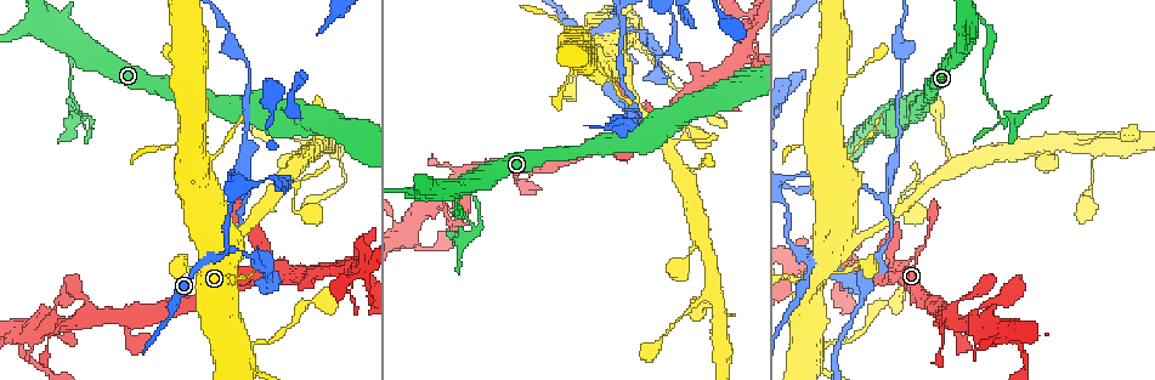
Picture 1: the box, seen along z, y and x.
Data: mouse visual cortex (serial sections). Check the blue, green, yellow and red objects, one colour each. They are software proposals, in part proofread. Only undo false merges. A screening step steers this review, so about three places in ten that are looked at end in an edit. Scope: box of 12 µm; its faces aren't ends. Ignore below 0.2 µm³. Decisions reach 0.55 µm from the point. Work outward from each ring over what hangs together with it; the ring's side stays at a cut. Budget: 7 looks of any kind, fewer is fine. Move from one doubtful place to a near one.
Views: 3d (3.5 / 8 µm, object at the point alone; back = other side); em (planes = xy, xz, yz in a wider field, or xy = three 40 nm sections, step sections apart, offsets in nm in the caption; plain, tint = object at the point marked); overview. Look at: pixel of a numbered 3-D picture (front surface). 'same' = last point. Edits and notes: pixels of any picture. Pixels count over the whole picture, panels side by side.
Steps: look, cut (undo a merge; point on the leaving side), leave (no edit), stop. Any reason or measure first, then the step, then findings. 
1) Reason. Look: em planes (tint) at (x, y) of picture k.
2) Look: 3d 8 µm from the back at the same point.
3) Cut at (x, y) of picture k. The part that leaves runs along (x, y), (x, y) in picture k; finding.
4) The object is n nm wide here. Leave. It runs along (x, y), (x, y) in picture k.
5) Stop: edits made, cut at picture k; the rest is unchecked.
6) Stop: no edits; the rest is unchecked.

Thin neck. Look: 3d 3.5 µm at (224, 255) of picture 1.

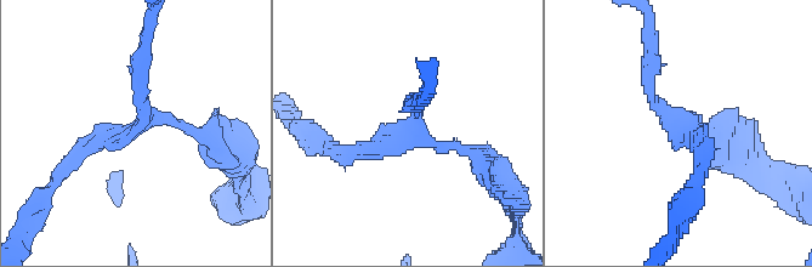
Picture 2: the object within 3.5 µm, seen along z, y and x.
Shape alone is not enough. Look: em xy step 2 (tint) at (137, 130) of picture 2.

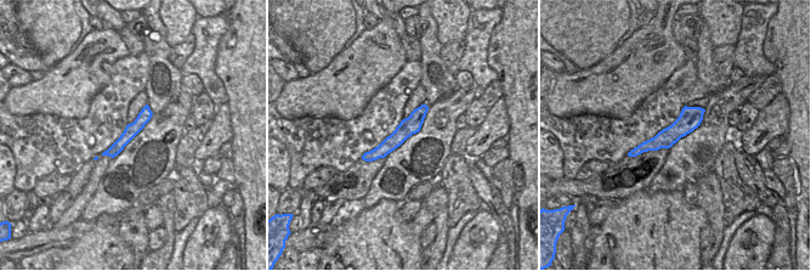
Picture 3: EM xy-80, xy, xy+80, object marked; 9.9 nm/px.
Leave. It runs along (701, 111), (665, 139), (633, 153) in picture 3; all the same cell.

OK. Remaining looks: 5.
Abrupt turn. Look: 3d 3.5 µm at (619, 13) of picture 1.

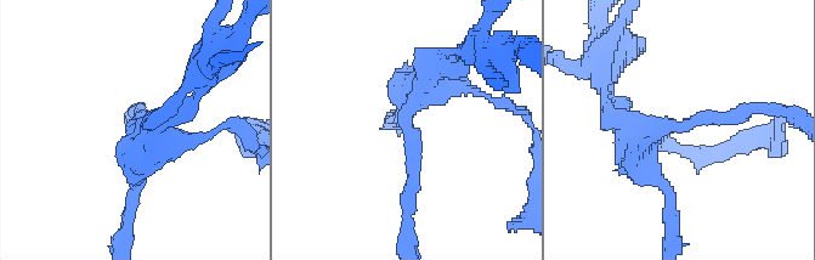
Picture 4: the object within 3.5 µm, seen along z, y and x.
Look: em xy step 1 (tint) at (406, 127) of picture 4.

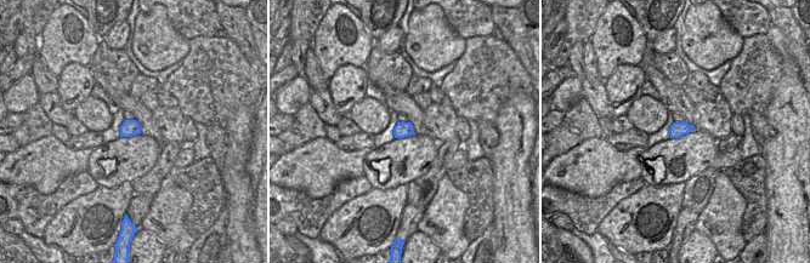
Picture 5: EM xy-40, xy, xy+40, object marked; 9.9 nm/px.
The arms are 200, 400 nm wide. Cut at (181, 94) of picture 4. The part that leaves runs along (654, 129), (765, 109) in picture 4; two cells meet here.

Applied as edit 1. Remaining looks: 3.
Look: overview.

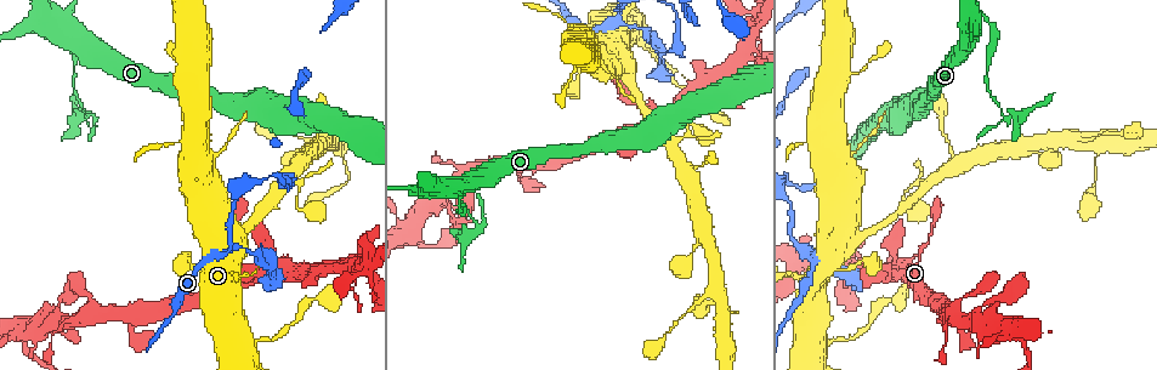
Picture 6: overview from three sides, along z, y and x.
Abrupt turn. Look: 3d 3.5 µm at (926, 187) of picture 6.

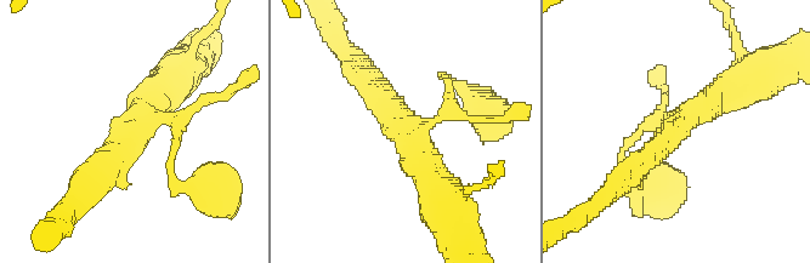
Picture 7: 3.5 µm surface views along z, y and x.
3 arms meet here; the arms are 150, 350, 400 nm wide; shape alone is not enough. Look: em xy step 2 (tint) at (675, 129) of picture 7.

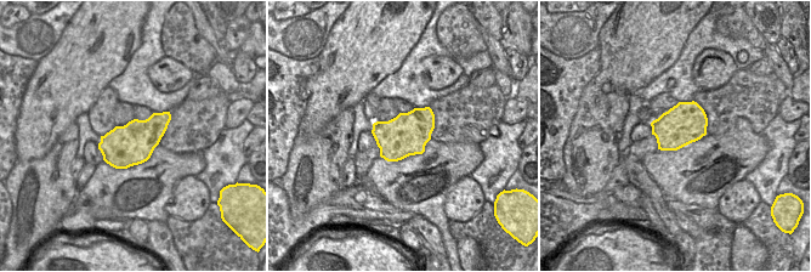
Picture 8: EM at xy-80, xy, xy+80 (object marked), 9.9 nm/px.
Cut at (629, 142) of picture 7. The part that leaves runs along (166, 118), (177, 121), (170, 177), (196, 186) in picture 7; a second cell is stuck on.

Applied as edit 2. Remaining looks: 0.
Stop: edits made, cut at picture 4, cut at picture 7; the rest is unchecked.

